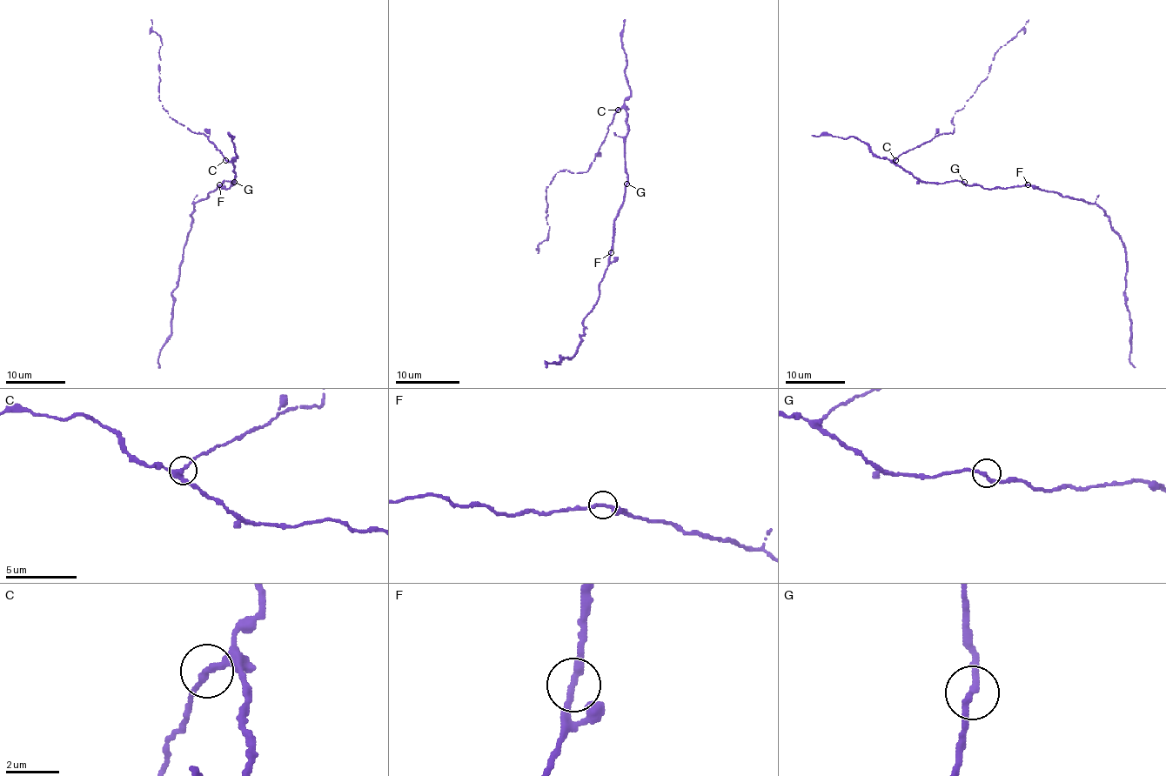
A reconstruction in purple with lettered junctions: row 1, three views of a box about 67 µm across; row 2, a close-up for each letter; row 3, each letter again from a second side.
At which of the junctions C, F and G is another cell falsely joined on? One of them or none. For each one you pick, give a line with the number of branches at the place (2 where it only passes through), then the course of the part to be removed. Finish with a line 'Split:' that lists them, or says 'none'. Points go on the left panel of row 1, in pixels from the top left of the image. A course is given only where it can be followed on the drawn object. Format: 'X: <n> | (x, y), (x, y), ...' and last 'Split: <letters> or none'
C: 2 | (224, 159), (204, 134), (174, 121), (164, 109), (159, 100), (163, 44), (161, 37), (152, 30), (150, 19)
Split: C

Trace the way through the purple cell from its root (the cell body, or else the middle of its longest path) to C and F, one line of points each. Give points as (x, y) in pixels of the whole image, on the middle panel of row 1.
C: (626, 183), (626, 111), (624, 108), (617, 110)
F: (626, 183), (624, 203), (614, 222), (611, 252)

